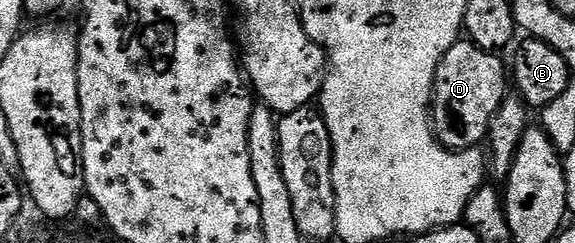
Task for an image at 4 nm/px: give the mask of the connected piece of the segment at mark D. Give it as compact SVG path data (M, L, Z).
M460 39L441 58L435 75L435 95L431 101L431 118L435 139L444 148L462 150L482 145L491 127L491 119L508 99L509 68L494 52L478 48L470 39Z

